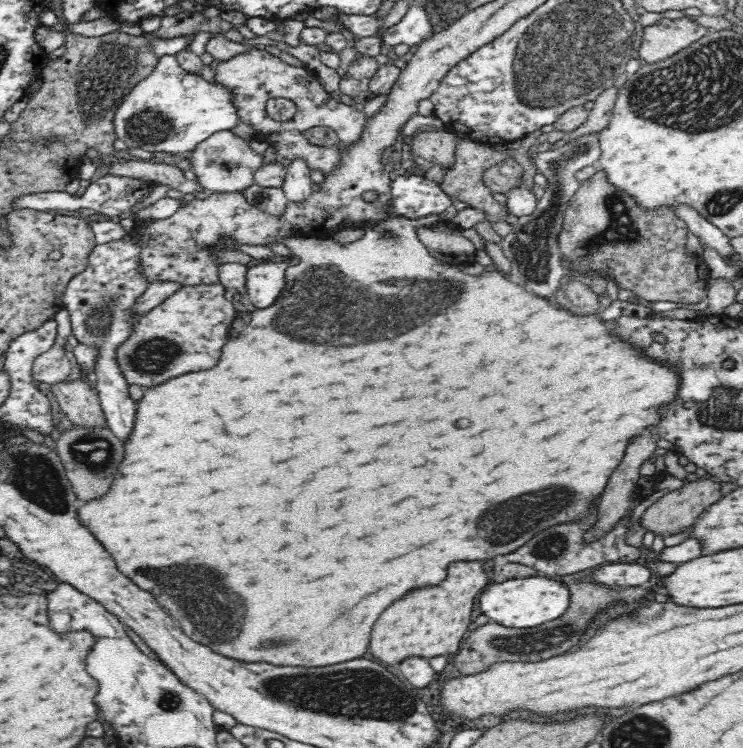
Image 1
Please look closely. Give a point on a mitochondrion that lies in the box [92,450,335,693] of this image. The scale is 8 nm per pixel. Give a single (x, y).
(214, 614)

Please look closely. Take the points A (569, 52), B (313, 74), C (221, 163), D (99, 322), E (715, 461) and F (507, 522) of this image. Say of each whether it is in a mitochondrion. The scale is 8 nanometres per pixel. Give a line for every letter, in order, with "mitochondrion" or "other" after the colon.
A: mitochondrion
B: other
C: mitochondrion
D: mitochondrion
E: other
F: mitochondrion

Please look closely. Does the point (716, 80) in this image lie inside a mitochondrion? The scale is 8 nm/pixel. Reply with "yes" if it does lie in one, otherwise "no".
yes

